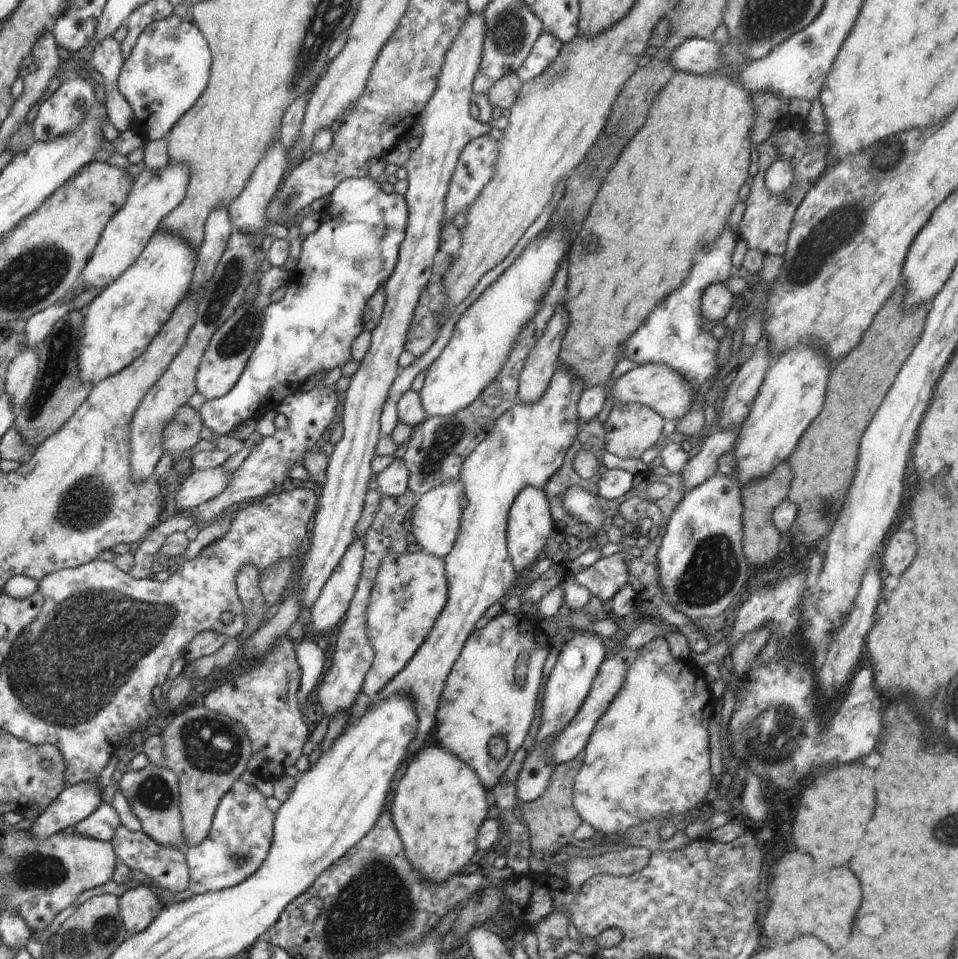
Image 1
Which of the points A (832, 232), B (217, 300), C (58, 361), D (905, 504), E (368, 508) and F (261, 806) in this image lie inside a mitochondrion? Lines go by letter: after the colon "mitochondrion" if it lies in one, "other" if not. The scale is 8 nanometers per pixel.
A: mitochondrion
B: mitochondrion
C: mitochondrion
D: other
E: other
F: other

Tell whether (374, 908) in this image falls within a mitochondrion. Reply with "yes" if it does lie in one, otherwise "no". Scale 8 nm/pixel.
yes

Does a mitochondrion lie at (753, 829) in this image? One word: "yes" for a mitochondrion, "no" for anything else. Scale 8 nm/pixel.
no

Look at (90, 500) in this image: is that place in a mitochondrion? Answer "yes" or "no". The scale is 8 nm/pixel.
yes

